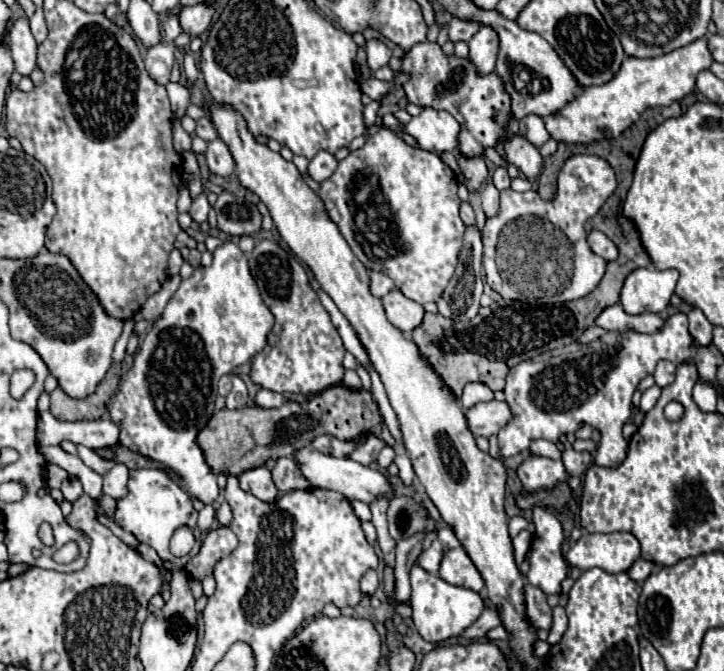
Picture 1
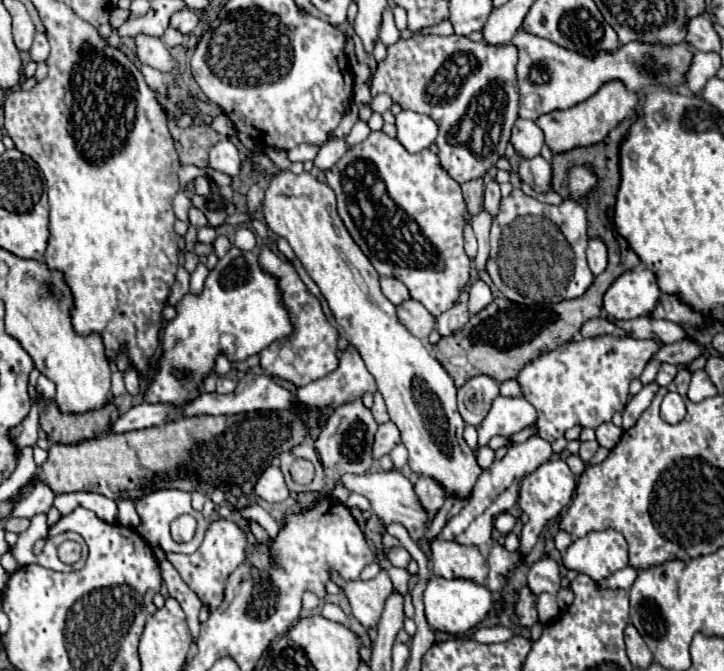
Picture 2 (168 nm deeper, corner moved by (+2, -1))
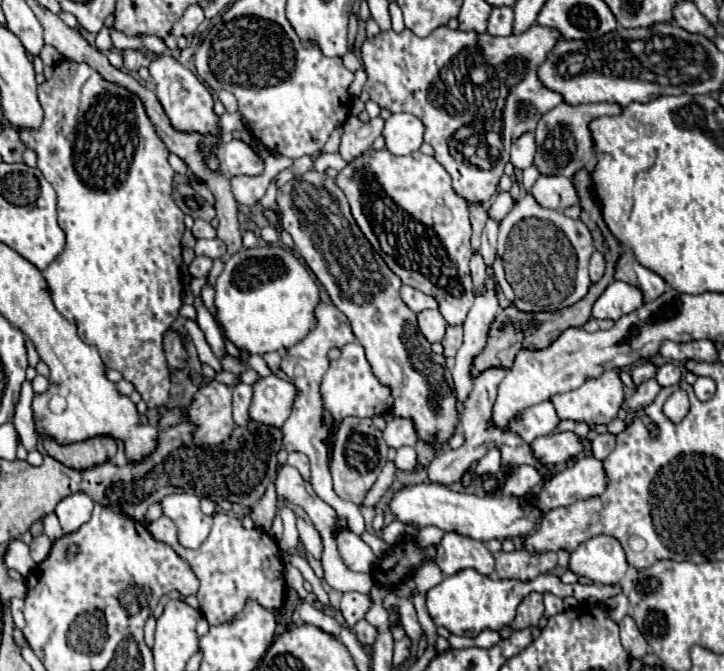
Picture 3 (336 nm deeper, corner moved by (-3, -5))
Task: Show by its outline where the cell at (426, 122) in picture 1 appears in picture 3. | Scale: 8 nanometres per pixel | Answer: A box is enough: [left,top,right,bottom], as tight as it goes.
[382,114,426,156]

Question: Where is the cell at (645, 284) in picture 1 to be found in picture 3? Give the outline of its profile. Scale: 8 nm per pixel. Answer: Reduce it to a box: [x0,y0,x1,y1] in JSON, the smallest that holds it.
[592,280,644,322]

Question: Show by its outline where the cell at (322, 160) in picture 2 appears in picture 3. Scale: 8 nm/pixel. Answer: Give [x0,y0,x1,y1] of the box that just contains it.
[338,116,384,162]

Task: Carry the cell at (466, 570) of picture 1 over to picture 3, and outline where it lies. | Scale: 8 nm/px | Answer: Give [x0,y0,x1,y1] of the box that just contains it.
[436,532,494,576]

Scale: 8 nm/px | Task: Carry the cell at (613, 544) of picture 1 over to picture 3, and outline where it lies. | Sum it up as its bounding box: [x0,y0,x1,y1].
[570,536,628,584]

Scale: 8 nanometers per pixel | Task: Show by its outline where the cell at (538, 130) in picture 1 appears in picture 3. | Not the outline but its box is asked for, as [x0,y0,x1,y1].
[510,132,536,170]

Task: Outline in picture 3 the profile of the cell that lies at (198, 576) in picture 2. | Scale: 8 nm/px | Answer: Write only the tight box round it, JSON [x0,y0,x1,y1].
[148,512,284,624]

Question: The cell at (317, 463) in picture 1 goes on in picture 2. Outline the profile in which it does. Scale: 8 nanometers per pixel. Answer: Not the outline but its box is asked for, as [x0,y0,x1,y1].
[341,470,429,542]

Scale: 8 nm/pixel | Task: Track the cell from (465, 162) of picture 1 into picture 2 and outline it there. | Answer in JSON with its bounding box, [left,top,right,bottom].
[463,180,483,216]

